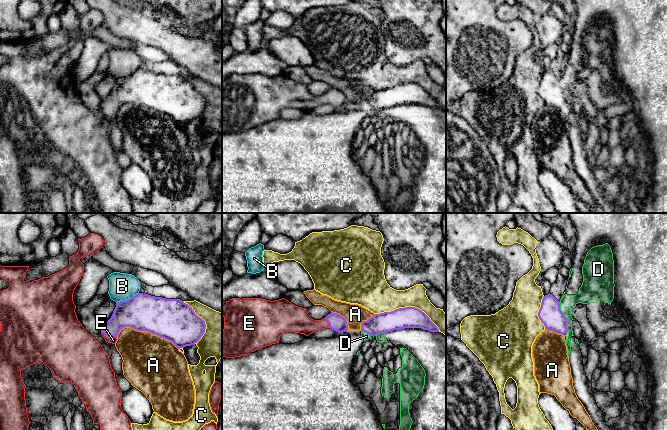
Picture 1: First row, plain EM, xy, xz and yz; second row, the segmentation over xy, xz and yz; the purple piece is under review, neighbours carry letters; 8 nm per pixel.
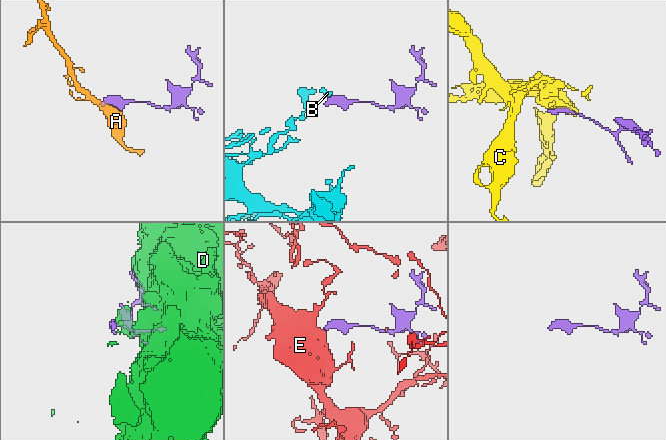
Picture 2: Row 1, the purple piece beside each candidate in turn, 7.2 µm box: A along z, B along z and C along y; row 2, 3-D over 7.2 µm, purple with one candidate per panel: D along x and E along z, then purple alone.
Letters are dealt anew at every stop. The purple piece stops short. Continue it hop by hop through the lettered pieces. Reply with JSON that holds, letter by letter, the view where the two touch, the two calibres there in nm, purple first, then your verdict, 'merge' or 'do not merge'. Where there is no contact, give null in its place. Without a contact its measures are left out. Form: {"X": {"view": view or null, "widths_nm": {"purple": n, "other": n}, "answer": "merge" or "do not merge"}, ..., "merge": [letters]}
{"A": {"view": "xy", "widths_nm": {"purple": 340, "other": 420}, "answer": "do not merge"}, "B": {"view": "xy", "widths_nm": {"purple": 300, "other": 220}, "answer": "do not merge"}, "C": {"view": "xz", "widths_nm": {"purple": 180, "other": 240}, "answer": "do not merge"}, "D": {"view": "yz", "widths_nm": {"purple": 180, "other": 140}, "answer": "do not merge"}, "E": {"view": "xy", "widths_nm": {"purple": 220, "other": 50}, "answer": "merge"}, "merge": ["E"]}

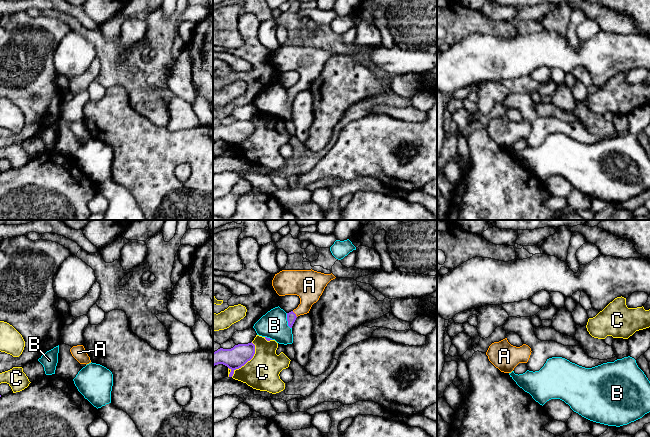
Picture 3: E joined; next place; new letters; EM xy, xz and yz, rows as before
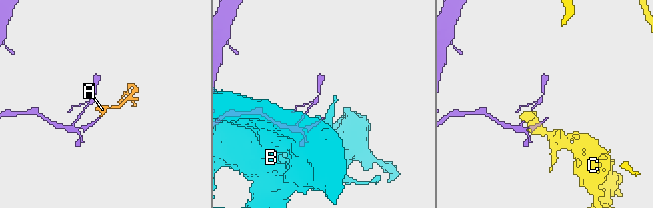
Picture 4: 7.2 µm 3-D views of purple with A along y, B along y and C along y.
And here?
{"A": {"view": "xz", "widths_nm": {"purple": 80, "other": 220}, "answer": "merge"}, "B": {"view": "xz", "widths_nm": {"purple": 80, "other": 220}, "answer": "do not merge"}, "C": {"view": "xz", "widths_nm": {"purple": 170, "other": 280}, "answer": "do not merge"}, "merge": ["A"]}

